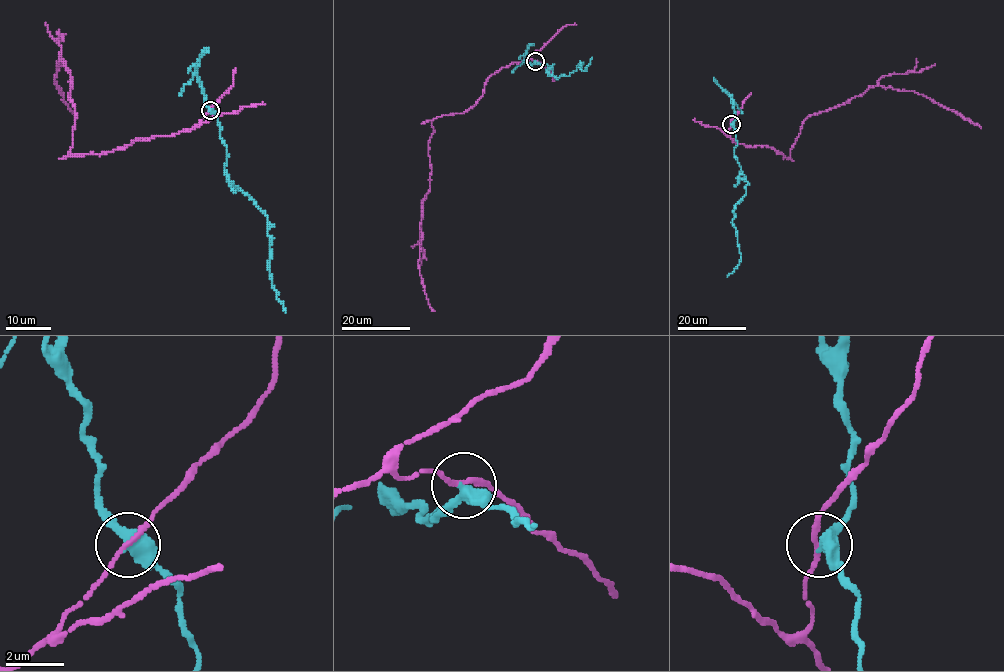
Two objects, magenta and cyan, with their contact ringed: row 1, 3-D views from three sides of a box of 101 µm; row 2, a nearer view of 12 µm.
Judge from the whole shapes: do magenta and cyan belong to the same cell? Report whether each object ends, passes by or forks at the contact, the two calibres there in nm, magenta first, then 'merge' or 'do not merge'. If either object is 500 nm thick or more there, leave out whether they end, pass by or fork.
magenta passes by; cyan passes by; calibres 150 and 440 nm; do not merge

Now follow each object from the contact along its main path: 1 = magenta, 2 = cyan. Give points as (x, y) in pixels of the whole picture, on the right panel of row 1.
1: (731, 124), (731, 138), (737, 143), (771, 147), (790, 159), (804, 120), (876, 85), (922, 94), (981, 127)
2: (731, 124), (737, 145), (733, 153), (748, 183), (745, 194), (735, 205), (732, 222), (741, 257), (727, 276)

